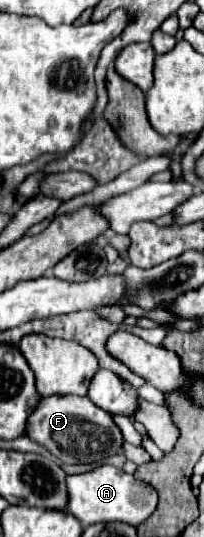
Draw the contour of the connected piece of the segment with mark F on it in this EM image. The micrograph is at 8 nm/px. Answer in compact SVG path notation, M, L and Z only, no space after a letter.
M47 396L27 418L25 434L45 446L65 464L93 464L107 456L119 454L123 436L109 412L97 408L87 396Z

